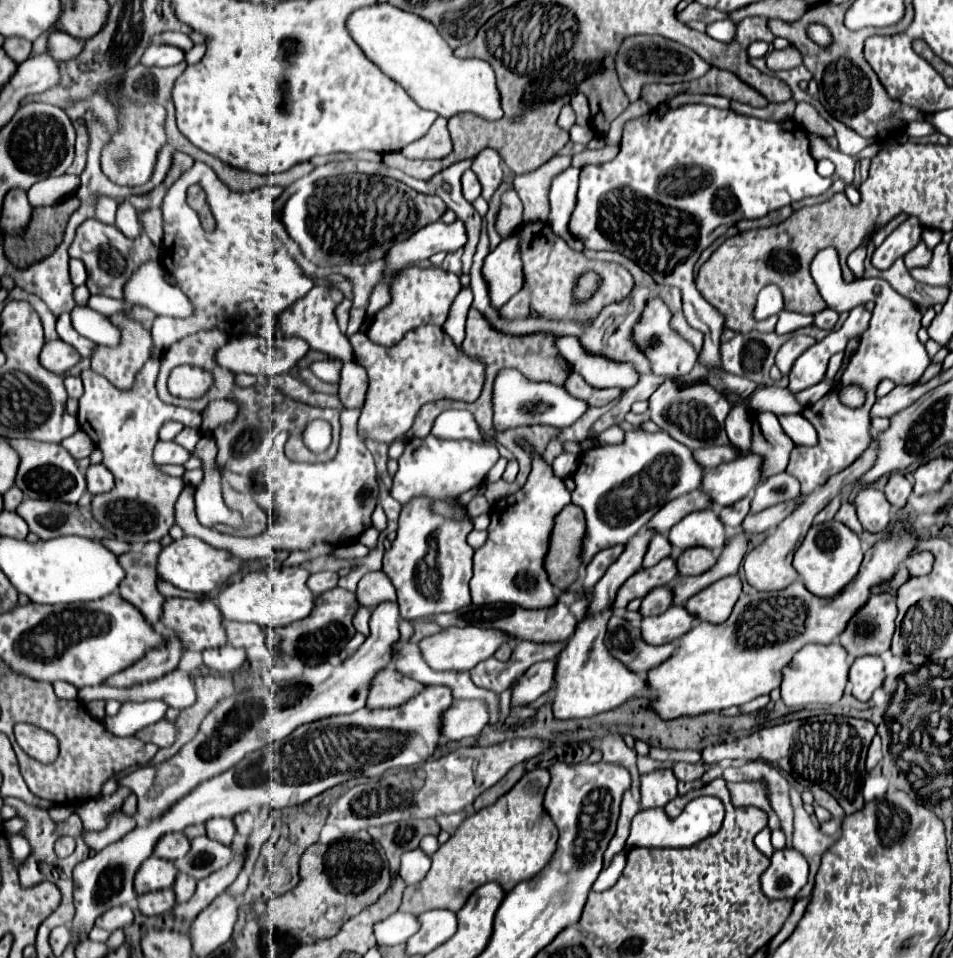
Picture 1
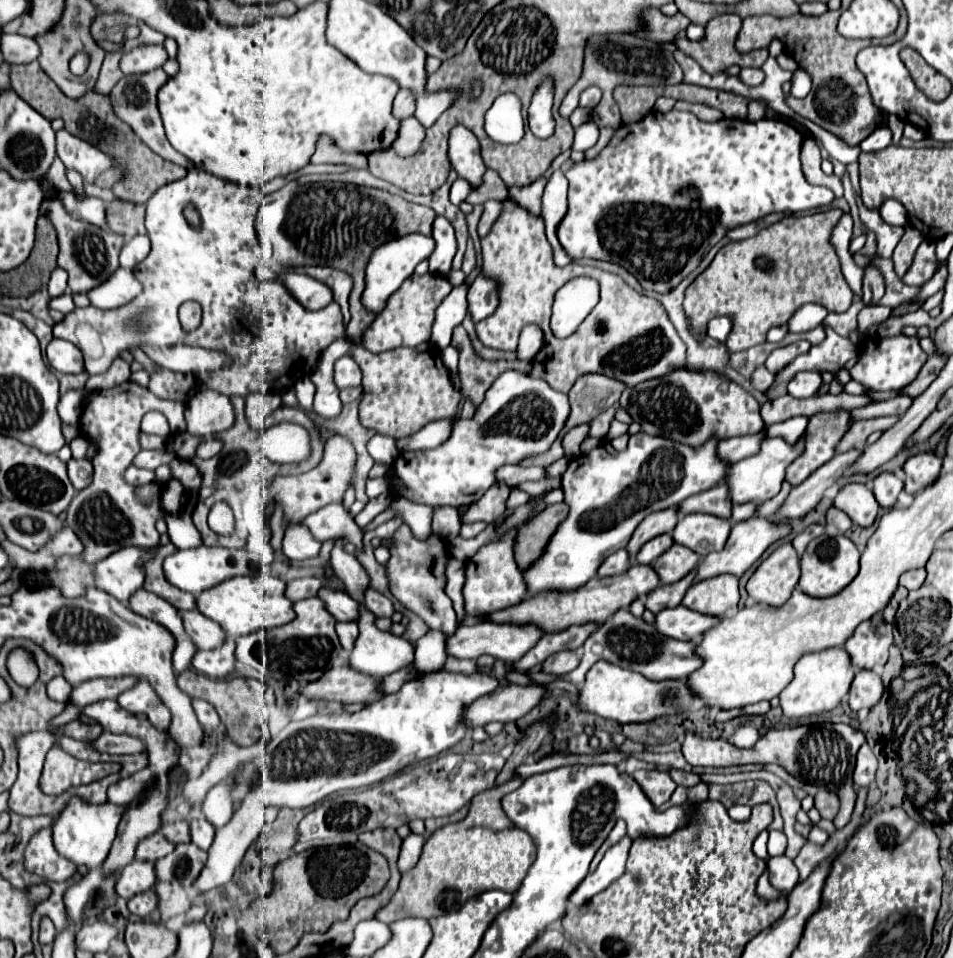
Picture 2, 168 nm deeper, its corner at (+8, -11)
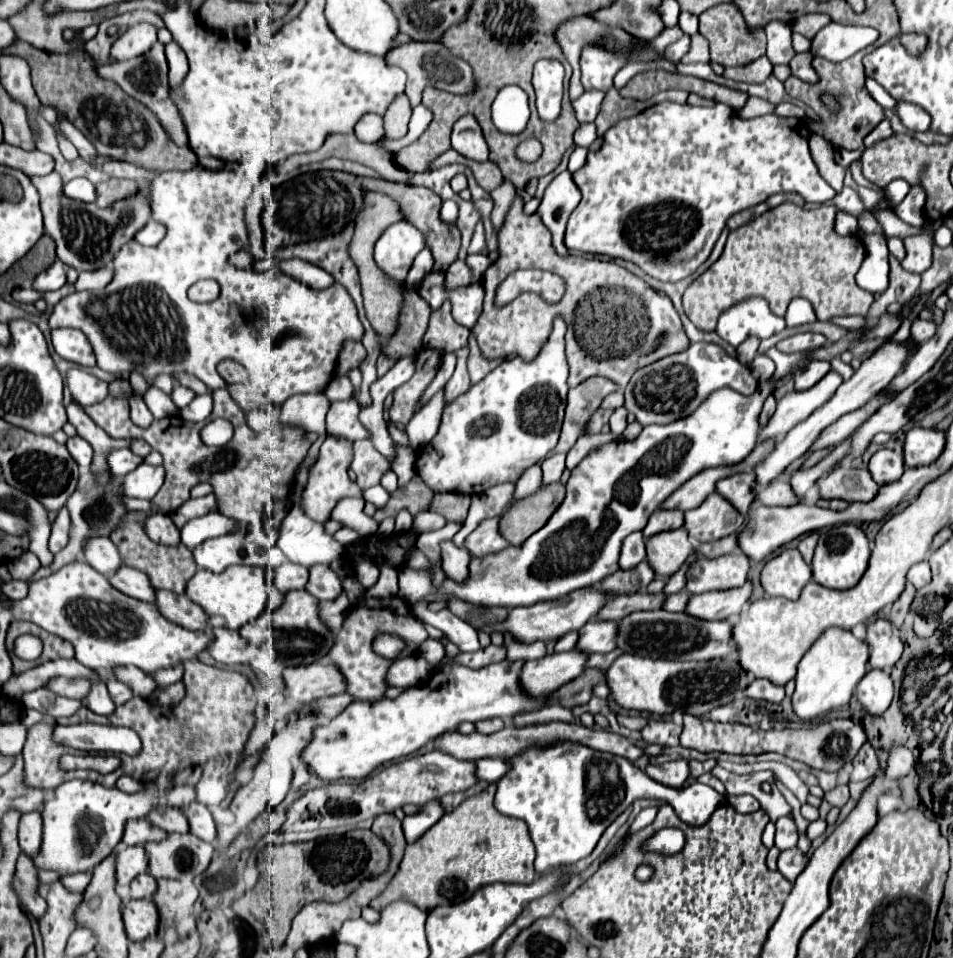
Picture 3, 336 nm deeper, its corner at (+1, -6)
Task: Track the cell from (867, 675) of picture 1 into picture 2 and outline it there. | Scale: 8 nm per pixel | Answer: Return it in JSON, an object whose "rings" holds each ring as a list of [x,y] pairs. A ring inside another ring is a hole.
{"rings":[[[859,671],[851,683],[849,689],[849,707],[853,711],[859,711],[863,707],[871,709],[875,707],[883,697],[883,681],[873,671]]]}

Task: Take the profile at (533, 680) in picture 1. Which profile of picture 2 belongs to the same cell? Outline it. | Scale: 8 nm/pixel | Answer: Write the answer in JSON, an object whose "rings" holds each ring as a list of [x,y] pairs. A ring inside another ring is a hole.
{"rings":[[[557,651],[543,663],[543,671],[547,673],[569,673],[573,671],[581,661],[581,655],[577,651]]]}

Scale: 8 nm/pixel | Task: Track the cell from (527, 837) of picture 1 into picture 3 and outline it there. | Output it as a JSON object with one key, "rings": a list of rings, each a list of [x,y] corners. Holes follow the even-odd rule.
{"rings":[[[490,784],[484,792],[464,800],[456,810],[444,814],[416,844],[406,846],[404,860],[400,864],[400,870],[392,878],[390,886],[370,902],[374,910],[386,908],[390,902],[406,900],[416,904],[420,910],[428,912],[442,904],[458,904],[468,900],[480,886],[494,884],[494,882],[518,882],[518,884],[530,884],[534,880],[534,844],[528,832],[528,826],[512,816],[504,816],[496,810],[494,802],[496,784]]]}

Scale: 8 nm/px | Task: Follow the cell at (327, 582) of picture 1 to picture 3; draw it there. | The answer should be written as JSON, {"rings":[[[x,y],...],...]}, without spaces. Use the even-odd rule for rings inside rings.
{"rings":[[[286,562],[286,564],[278,566],[278,568],[274,568],[274,574],[272,574],[272,570],[268,572],[268,580],[274,582],[274,586],[282,594],[286,594],[290,590],[302,590],[302,588],[306,588],[308,578],[310,578],[308,568],[292,564],[292,562]]]}

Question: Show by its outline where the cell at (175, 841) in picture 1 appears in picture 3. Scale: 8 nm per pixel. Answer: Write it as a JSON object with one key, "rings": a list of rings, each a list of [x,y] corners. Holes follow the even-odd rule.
{"rings":[[[132,820],[126,824],[122,844],[138,846],[138,844],[146,844],[146,842],[162,842],[162,838],[166,838],[166,836],[168,836],[166,832],[158,830],[158,826],[154,826],[148,820]]]}

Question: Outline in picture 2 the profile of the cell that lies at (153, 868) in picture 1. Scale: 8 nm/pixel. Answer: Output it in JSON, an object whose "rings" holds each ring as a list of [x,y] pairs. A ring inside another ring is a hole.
{"rings":[[[131,861],[121,869],[119,879],[115,883],[117,895],[123,899],[131,899],[137,893],[143,893],[155,885],[155,869],[149,861]]]}

